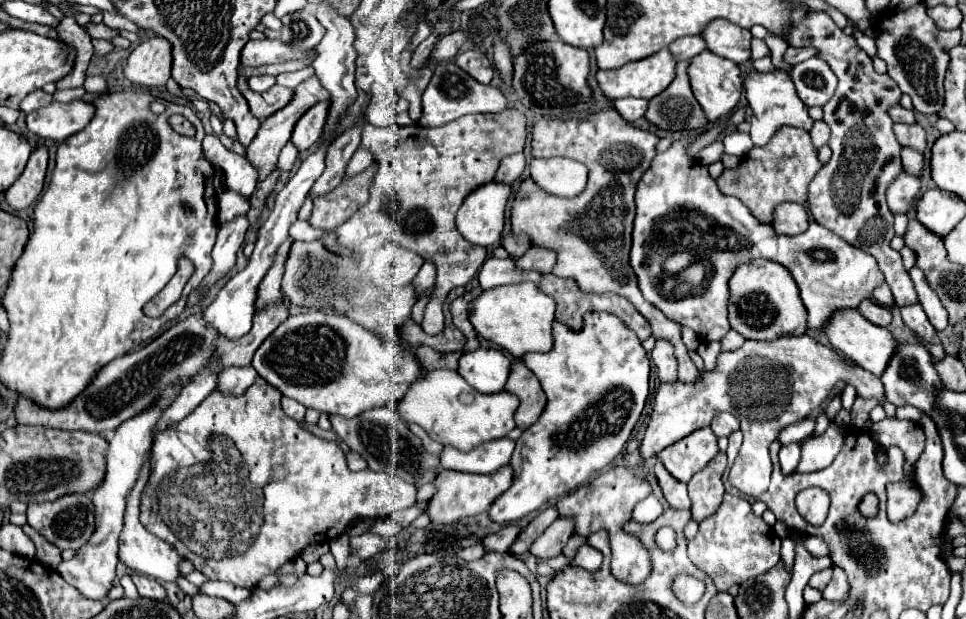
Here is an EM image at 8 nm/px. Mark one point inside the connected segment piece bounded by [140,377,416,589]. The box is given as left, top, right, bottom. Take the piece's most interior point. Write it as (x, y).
(237, 517)

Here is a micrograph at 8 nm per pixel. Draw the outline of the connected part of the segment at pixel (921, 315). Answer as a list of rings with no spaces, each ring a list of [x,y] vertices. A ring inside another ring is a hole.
[[[918,303],[900,307],[900,313],[902,313],[904,323],[906,323],[912,331],[916,331],[918,337],[922,337],[922,339],[926,339],[926,341],[930,341],[930,343],[940,343],[940,337],[938,337],[936,329],[930,325],[924,309],[922,309]]]

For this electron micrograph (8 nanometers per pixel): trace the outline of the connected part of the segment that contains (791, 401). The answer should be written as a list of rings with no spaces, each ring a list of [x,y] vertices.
[[[806,333],[800,337],[780,337],[776,341],[746,341],[740,349],[722,353],[718,357],[718,369],[702,373],[702,379],[696,383],[684,385],[674,381],[660,385],[640,455],[642,459],[650,459],[692,431],[710,425],[714,415],[730,411],[742,423],[744,439],[728,480],[744,495],[758,497],[770,483],[770,443],[776,441],[778,433],[790,423],[810,417],[838,381],[854,385],[860,397],[884,399],[884,385],[876,375],[858,365],[848,365],[834,349],[816,343]]]

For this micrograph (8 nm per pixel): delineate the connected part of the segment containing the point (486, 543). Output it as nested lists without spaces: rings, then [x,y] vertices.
[[[504,525],[500,531],[484,537],[480,543],[482,543],[482,547],[484,547],[486,553],[490,553],[490,551],[504,553],[504,551],[510,549],[510,545],[512,545],[512,541],[516,539],[518,533],[520,533],[518,525]]]

